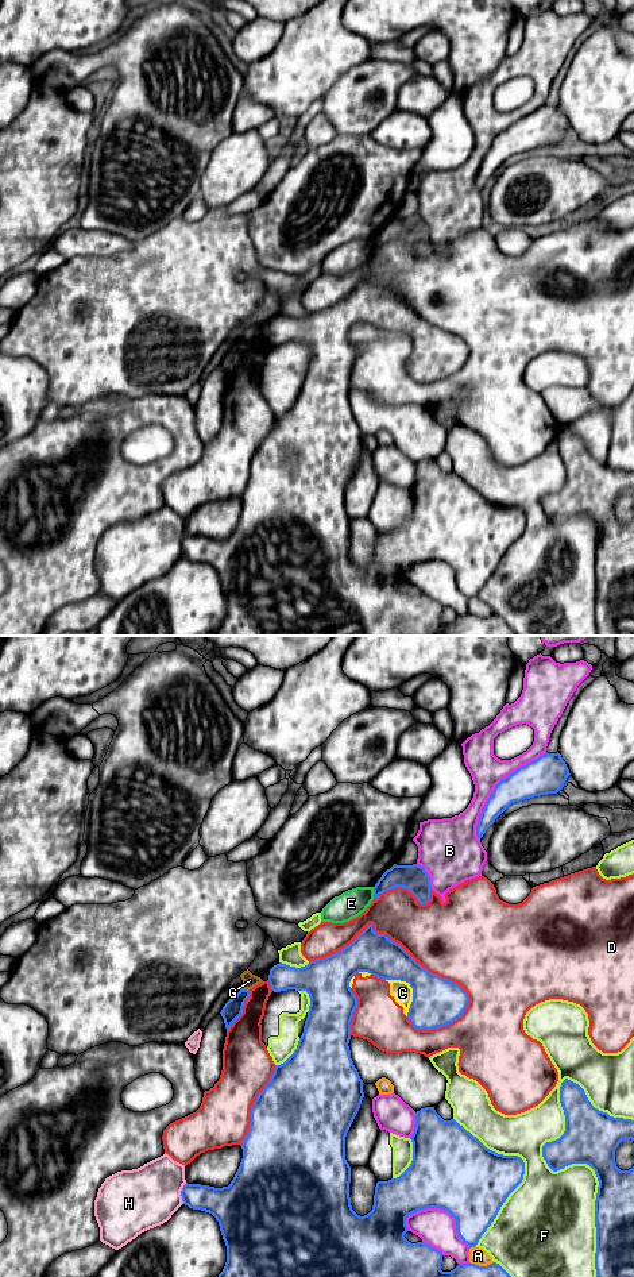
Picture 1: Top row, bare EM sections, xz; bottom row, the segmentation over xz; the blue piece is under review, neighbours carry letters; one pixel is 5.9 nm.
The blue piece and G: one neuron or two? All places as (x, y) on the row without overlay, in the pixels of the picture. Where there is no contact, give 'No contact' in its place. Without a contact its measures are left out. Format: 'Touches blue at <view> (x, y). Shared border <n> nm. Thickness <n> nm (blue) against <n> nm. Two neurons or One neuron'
Touches blue at xz (246, 342). Shared border 50 nm. Thickness 110 nm (blue) against 90 nm. Two neurons

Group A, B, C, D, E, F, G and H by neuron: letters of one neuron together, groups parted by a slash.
A G / B / C D / E / F / H

